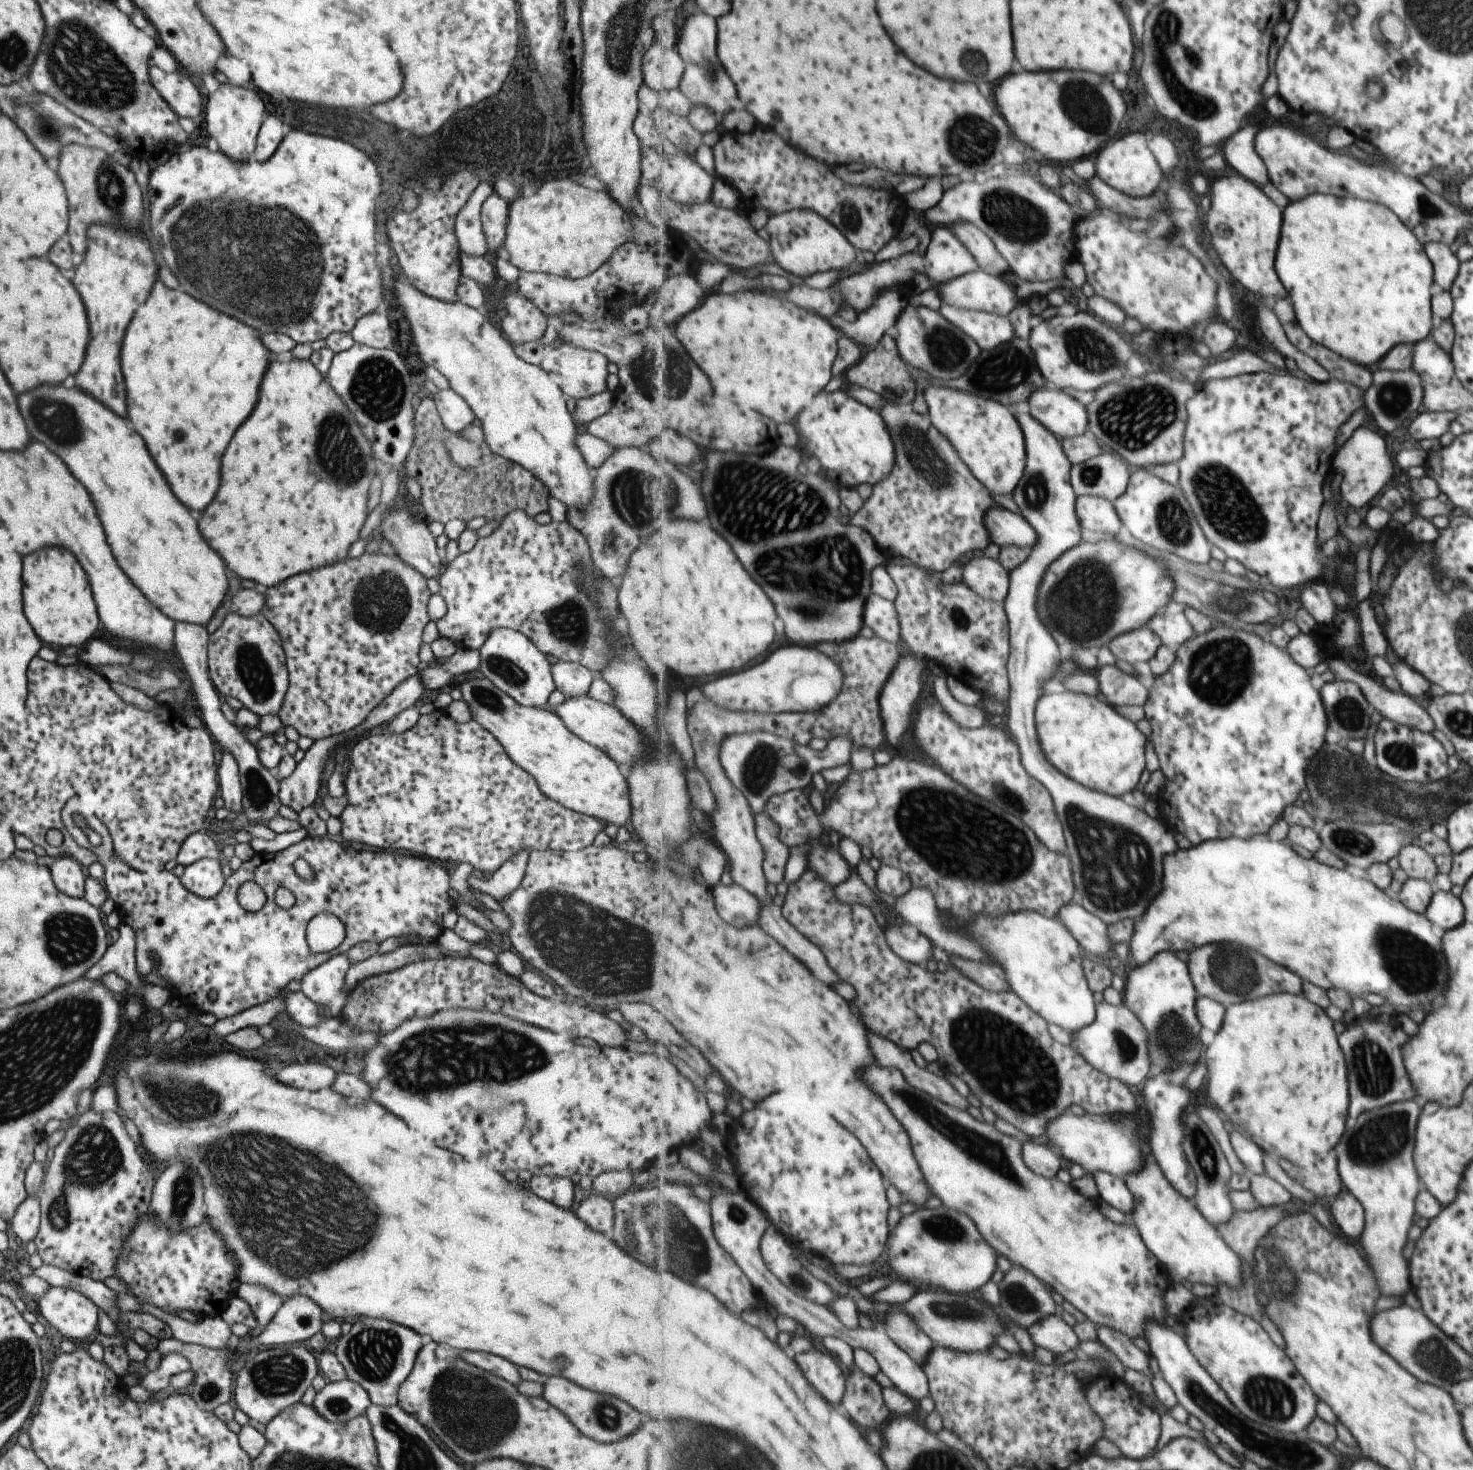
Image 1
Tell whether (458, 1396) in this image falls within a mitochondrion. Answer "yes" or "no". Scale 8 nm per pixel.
yes

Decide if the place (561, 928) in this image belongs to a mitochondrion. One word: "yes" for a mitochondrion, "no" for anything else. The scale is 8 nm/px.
yes

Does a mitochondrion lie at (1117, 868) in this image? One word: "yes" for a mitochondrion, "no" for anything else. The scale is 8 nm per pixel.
yes

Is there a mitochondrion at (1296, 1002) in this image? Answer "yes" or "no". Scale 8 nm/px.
no

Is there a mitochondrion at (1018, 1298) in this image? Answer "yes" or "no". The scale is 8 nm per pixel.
yes

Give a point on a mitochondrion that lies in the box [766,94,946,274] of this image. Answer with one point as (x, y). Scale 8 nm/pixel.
(850, 215)

